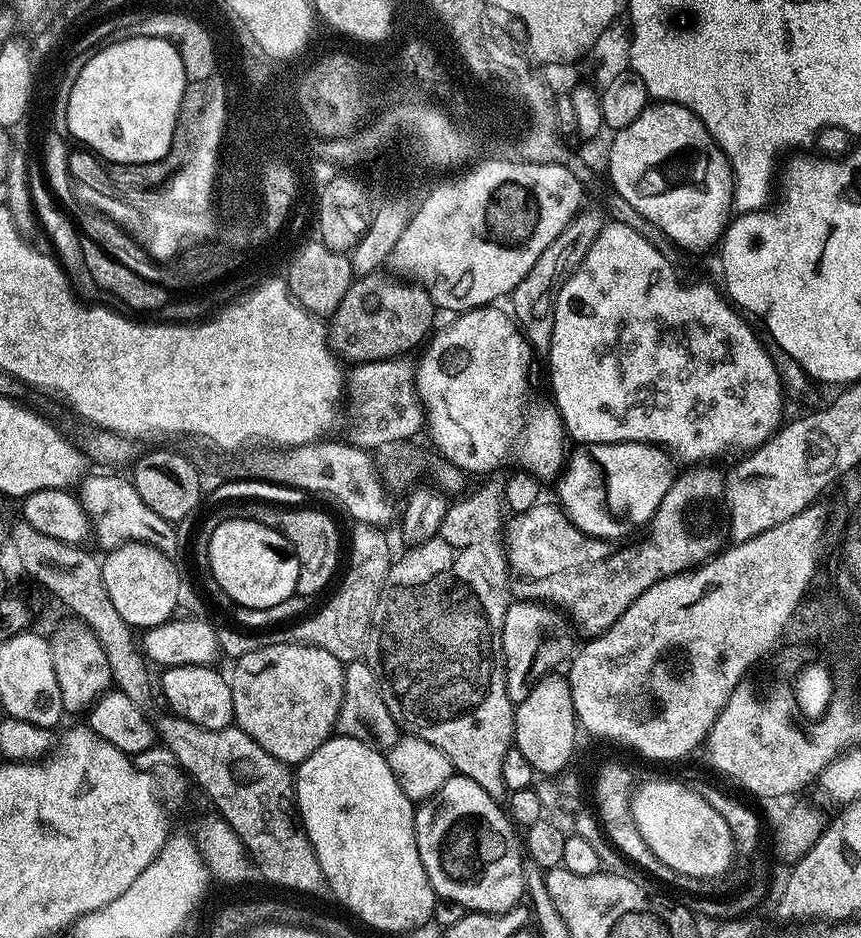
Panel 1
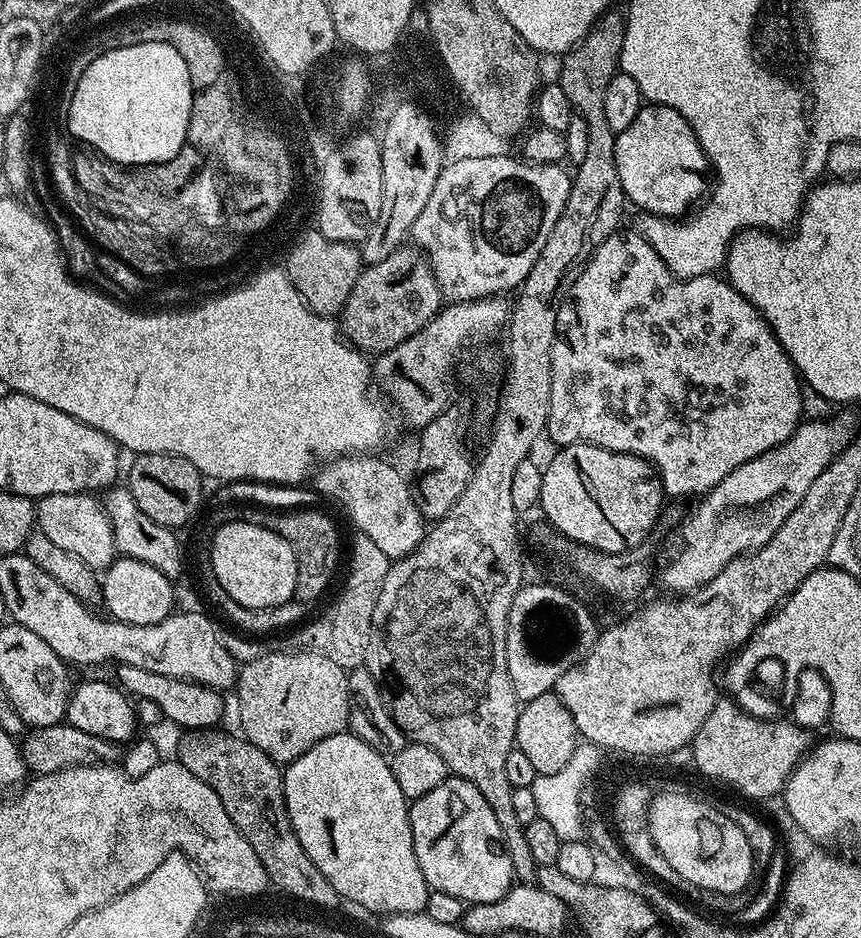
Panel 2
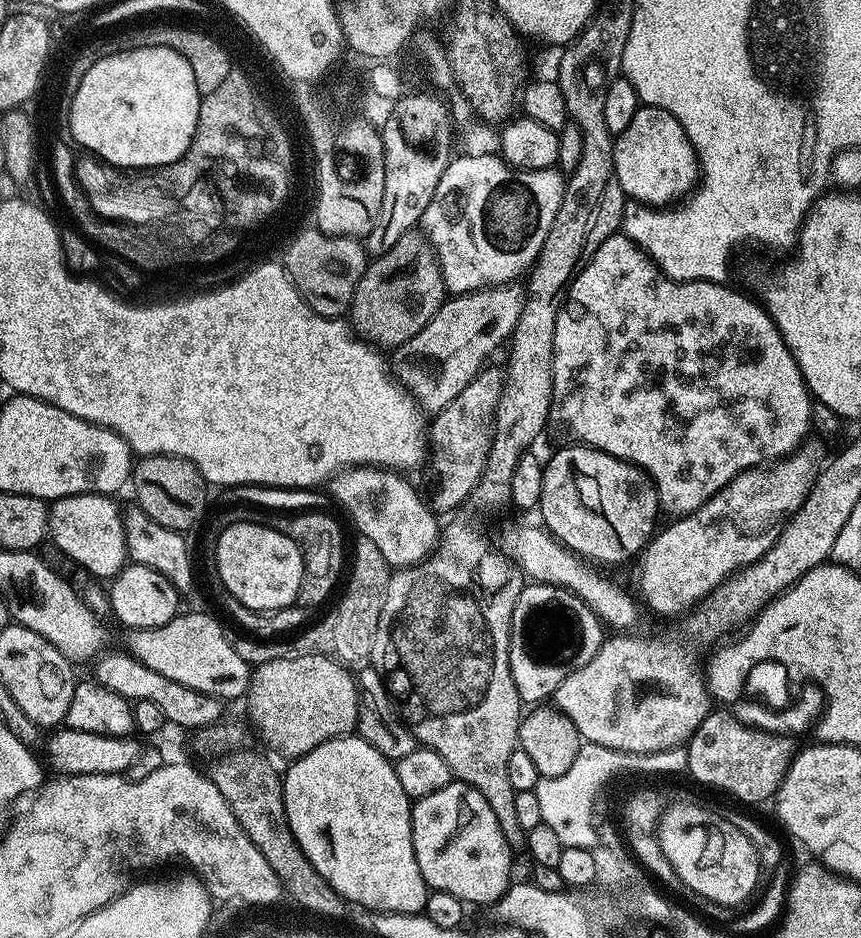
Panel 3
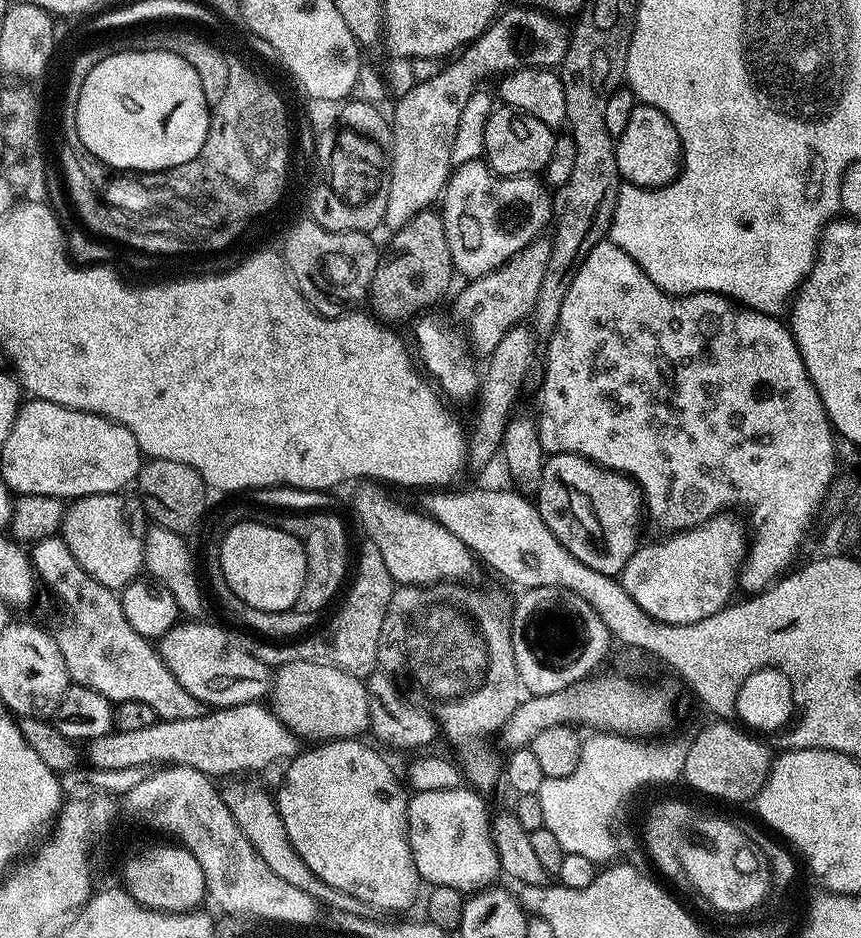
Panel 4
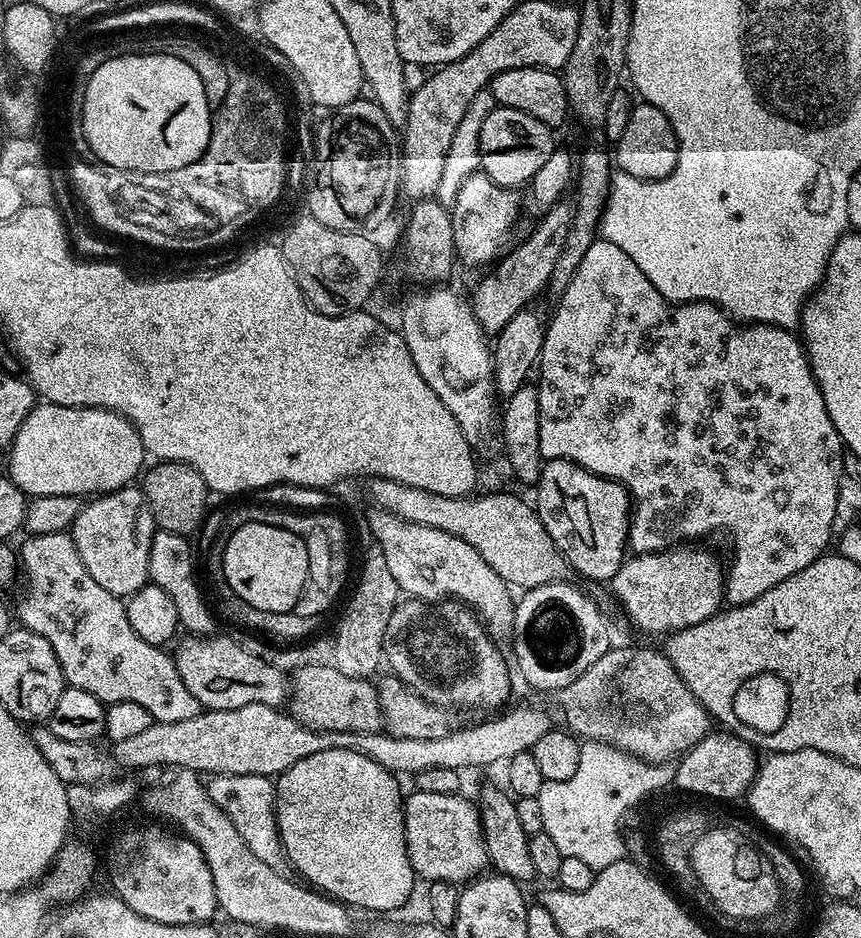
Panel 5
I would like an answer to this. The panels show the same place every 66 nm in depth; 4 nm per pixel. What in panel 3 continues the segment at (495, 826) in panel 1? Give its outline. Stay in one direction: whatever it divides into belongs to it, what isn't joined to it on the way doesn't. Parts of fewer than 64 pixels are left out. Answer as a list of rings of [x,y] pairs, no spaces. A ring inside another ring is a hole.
[[[453,782],[442,786],[442,790],[434,790],[434,794],[426,794],[412,805],[412,841],[414,854],[418,858],[418,870],[422,870],[422,878],[429,889],[449,892],[462,900],[465,905],[495,905],[508,889],[512,872],[512,852],[509,840],[504,837],[498,826],[498,818],[494,818],[494,810],[486,803],[486,798],[478,794],[469,784]]]

